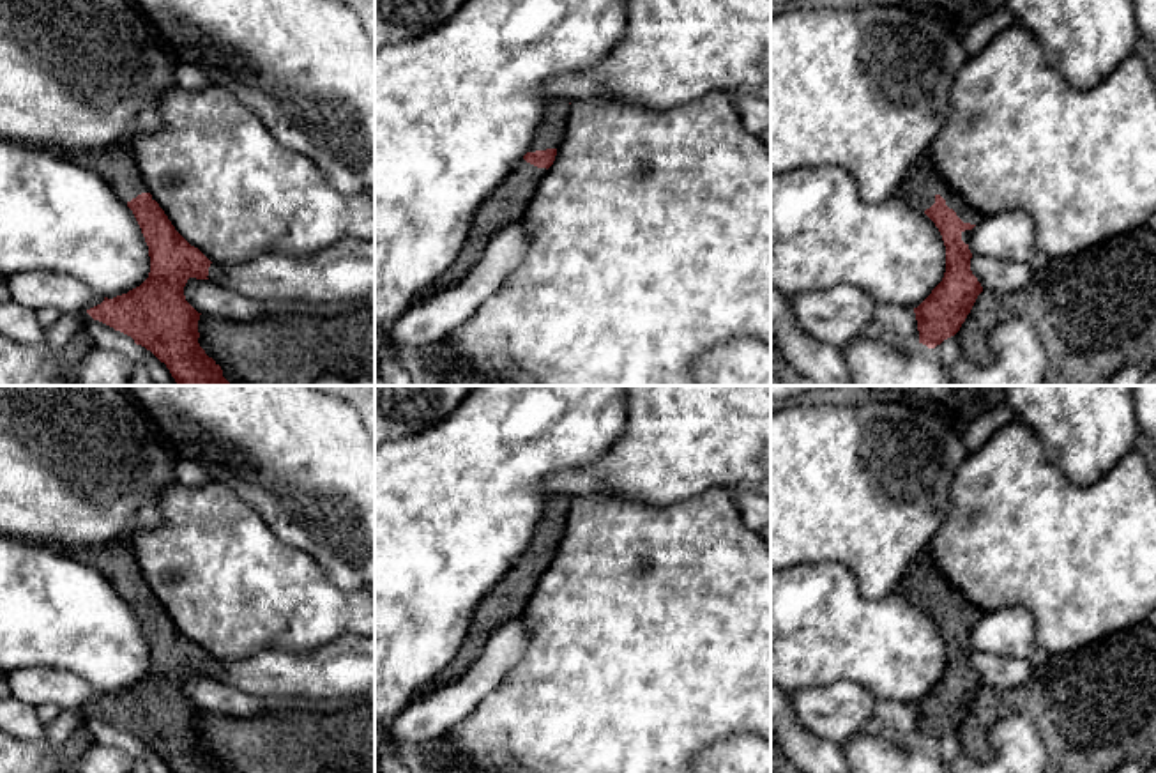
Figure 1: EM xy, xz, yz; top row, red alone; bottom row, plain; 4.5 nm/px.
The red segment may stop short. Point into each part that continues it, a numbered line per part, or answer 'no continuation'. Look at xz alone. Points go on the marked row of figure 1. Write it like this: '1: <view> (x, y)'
1: xz (550, 133)

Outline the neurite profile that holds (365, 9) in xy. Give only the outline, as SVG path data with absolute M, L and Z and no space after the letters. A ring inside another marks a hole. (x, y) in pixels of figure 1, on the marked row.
M338 0L348 5L362 21L364 28L375 35L375 0Z

